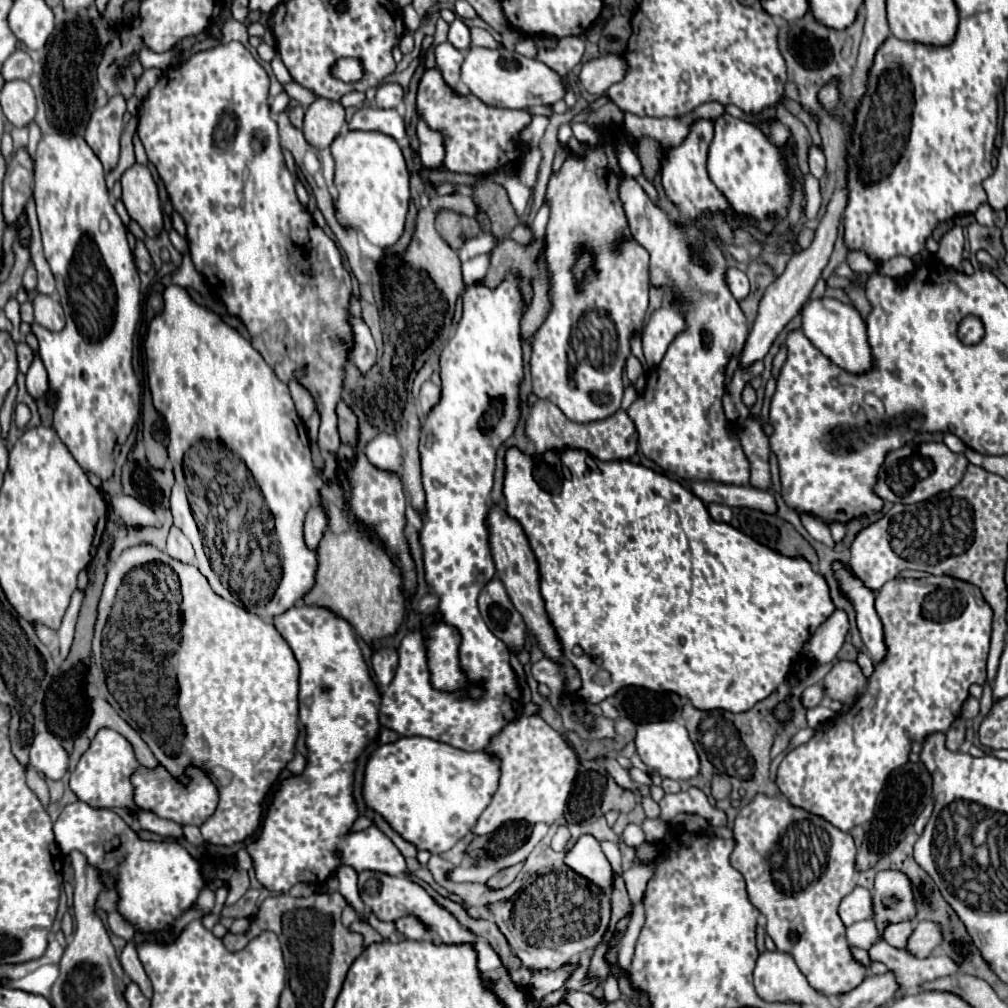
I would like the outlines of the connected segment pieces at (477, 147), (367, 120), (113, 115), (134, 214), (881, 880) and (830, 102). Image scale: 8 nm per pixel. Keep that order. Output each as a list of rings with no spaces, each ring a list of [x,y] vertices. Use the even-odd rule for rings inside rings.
[[[429,69],[419,81],[417,111],[431,129],[445,135],[445,169],[455,173],[491,173],[495,169],[519,169],[519,159],[507,155],[507,149],[521,149],[517,141],[519,131],[529,125],[531,115],[527,111],[497,109],[481,103],[475,95],[463,95],[451,91],[437,69]]]
[[[361,107],[349,121],[349,129],[359,131],[379,131],[395,141],[405,137],[405,121],[397,109],[379,109],[379,107]]]
[[[115,93],[105,109],[97,109],[85,131],[85,141],[99,157],[105,173],[117,167],[119,161],[119,137],[123,131],[125,97]]]
[[[135,163],[123,173],[121,185],[129,217],[143,227],[147,237],[159,237],[163,231],[163,211],[151,171],[145,165]]]
[[[879,871],[873,889],[875,923],[879,931],[887,923],[897,923],[915,917],[913,887],[909,879],[899,871]]]
[[[833,79],[833,83],[825,85],[819,93],[819,99],[821,103],[825,105],[825,109],[829,111],[835,111],[835,105],[837,105],[837,99],[839,99],[839,89],[837,89],[837,79]]]

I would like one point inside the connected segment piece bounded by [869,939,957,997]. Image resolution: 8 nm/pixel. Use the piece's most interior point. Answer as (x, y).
(910, 971)

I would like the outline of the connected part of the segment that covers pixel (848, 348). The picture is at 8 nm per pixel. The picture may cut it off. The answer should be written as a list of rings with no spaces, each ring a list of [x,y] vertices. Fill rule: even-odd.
[[[809,299],[801,309],[801,329],[805,337],[835,365],[849,373],[863,373],[871,367],[871,349],[867,343],[865,321],[853,305],[845,305],[837,299]]]

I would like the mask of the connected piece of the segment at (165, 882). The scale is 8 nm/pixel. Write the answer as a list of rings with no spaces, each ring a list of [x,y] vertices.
[[[83,801],[71,803],[67,805],[59,819],[53,825],[55,831],[55,841],[59,843],[63,853],[69,853],[73,849],[81,851],[89,863],[93,867],[97,867],[107,883],[113,883],[121,895],[119,899],[119,913],[137,927],[137,931],[143,933],[155,933],[155,931],[163,931],[165,925],[173,923],[179,915],[183,915],[185,909],[189,909],[195,901],[199,891],[205,887],[203,881],[203,873],[201,873],[201,861],[193,859],[185,847],[177,845],[177,843],[153,843],[153,841],[141,841],[127,825],[125,821],[115,815],[109,809],[95,809],[89,807]]]

